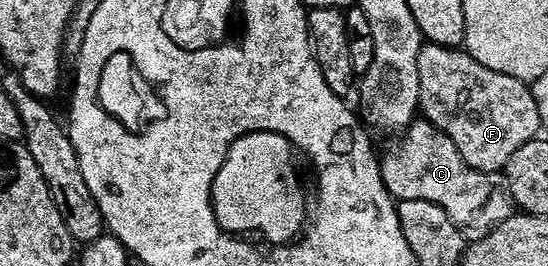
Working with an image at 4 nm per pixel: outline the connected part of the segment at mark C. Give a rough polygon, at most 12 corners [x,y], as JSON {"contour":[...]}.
{"contour":[[416,119],[382,150],[396,202],[425,199],[476,241],[513,212],[499,173],[470,169]]}

